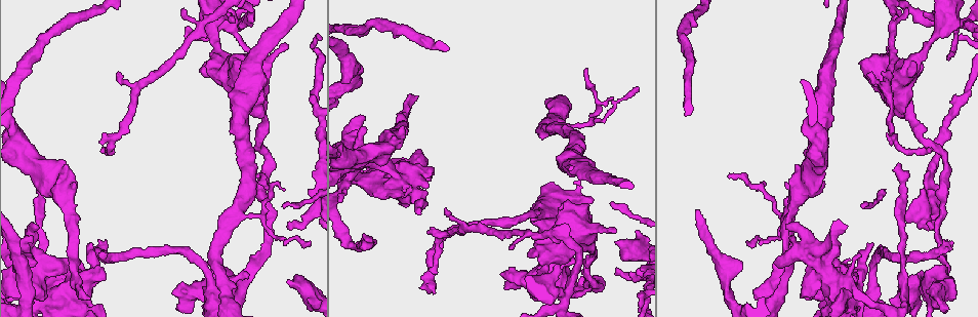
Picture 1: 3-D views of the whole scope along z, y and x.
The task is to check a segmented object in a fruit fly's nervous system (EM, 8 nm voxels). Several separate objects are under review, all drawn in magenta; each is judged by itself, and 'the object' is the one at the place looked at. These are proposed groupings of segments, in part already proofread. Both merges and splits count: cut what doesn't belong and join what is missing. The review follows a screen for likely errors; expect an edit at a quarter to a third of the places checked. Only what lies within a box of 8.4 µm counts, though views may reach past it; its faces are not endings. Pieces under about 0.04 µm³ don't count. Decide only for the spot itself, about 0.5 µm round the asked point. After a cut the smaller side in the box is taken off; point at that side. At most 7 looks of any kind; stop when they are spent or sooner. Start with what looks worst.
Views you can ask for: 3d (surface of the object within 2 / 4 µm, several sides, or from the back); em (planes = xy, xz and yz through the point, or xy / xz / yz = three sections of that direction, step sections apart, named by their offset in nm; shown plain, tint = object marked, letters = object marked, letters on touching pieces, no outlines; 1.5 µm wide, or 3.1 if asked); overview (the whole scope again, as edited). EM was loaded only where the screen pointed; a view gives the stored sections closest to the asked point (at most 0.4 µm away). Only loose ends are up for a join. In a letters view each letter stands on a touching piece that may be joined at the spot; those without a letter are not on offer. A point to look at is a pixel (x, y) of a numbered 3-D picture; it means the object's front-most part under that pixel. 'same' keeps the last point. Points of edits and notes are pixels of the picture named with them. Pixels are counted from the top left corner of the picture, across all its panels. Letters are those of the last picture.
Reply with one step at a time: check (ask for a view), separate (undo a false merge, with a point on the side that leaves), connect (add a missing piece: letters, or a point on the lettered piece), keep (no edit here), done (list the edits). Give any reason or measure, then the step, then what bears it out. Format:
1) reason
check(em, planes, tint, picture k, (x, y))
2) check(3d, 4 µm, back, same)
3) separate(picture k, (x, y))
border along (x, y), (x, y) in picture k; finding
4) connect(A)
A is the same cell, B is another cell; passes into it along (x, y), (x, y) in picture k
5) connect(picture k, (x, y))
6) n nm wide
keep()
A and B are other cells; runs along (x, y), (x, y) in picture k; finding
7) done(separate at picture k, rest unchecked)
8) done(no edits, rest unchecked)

end of a long branch
check(3d, 4 µm, back, picture 1, (106, 242))

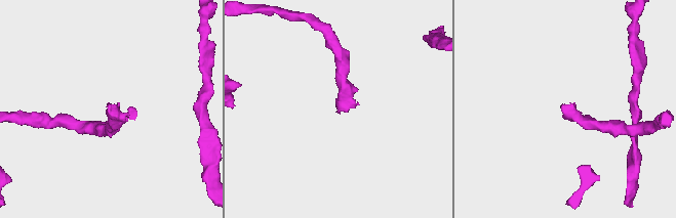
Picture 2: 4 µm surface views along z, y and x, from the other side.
now the EM
check(em, xy, step 4, letters, picture 2, (108, 106))

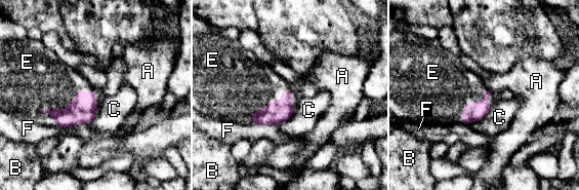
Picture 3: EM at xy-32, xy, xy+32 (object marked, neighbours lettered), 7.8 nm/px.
check(em, planes, letters, same)

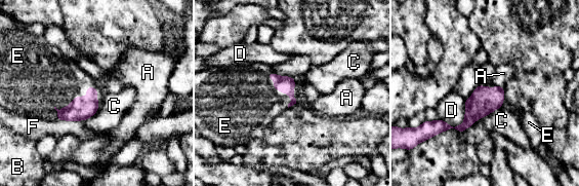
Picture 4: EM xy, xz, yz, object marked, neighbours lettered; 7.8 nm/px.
connect(E)
E is the same cell, A, B, C, D and F are other cells; passes into it along (81, 108), (90, 96), (66, 75) in picture 4; the neuron continues

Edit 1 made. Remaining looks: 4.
check(overview)

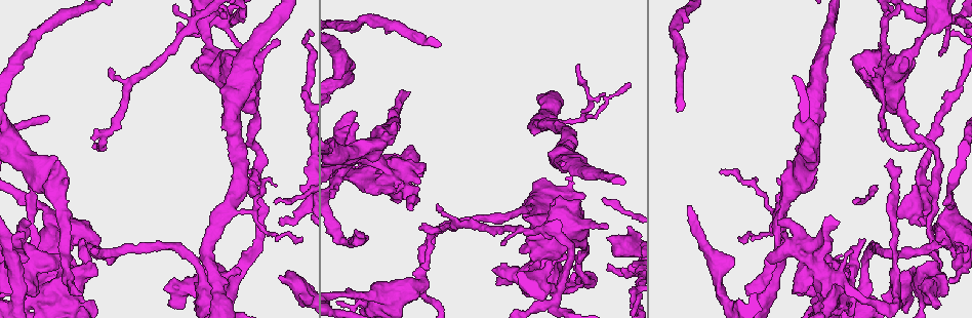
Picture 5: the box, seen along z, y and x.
end of a long branch
check(3d, 2 µm, back, picture 5, (746, 294))

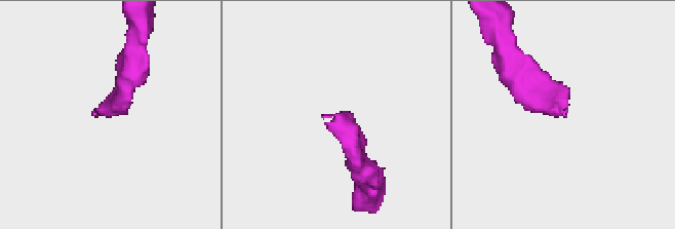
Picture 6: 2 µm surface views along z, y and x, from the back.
shape alone is not enough
check(em, planes, tint, picture 6, (325, 115))

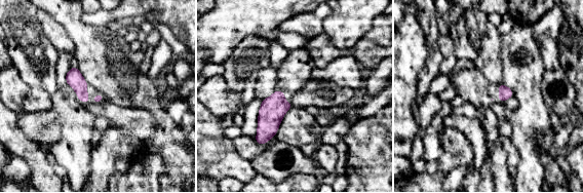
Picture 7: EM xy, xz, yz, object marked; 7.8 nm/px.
check(em, planes, letters, same)

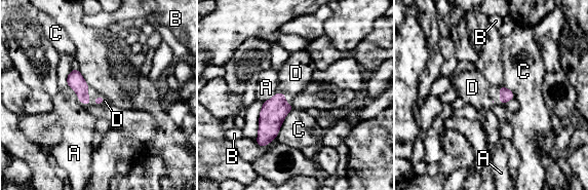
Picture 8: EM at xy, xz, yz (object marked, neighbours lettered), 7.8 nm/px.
connect(D)
D is the same cell, A, B and C are other cells; passes into it along (273, 112), (280, 92), (296, 73) in picture 8; it goes on there

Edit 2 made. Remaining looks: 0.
done(connect at picture 4, connect at picture 8, rest unchecked)

